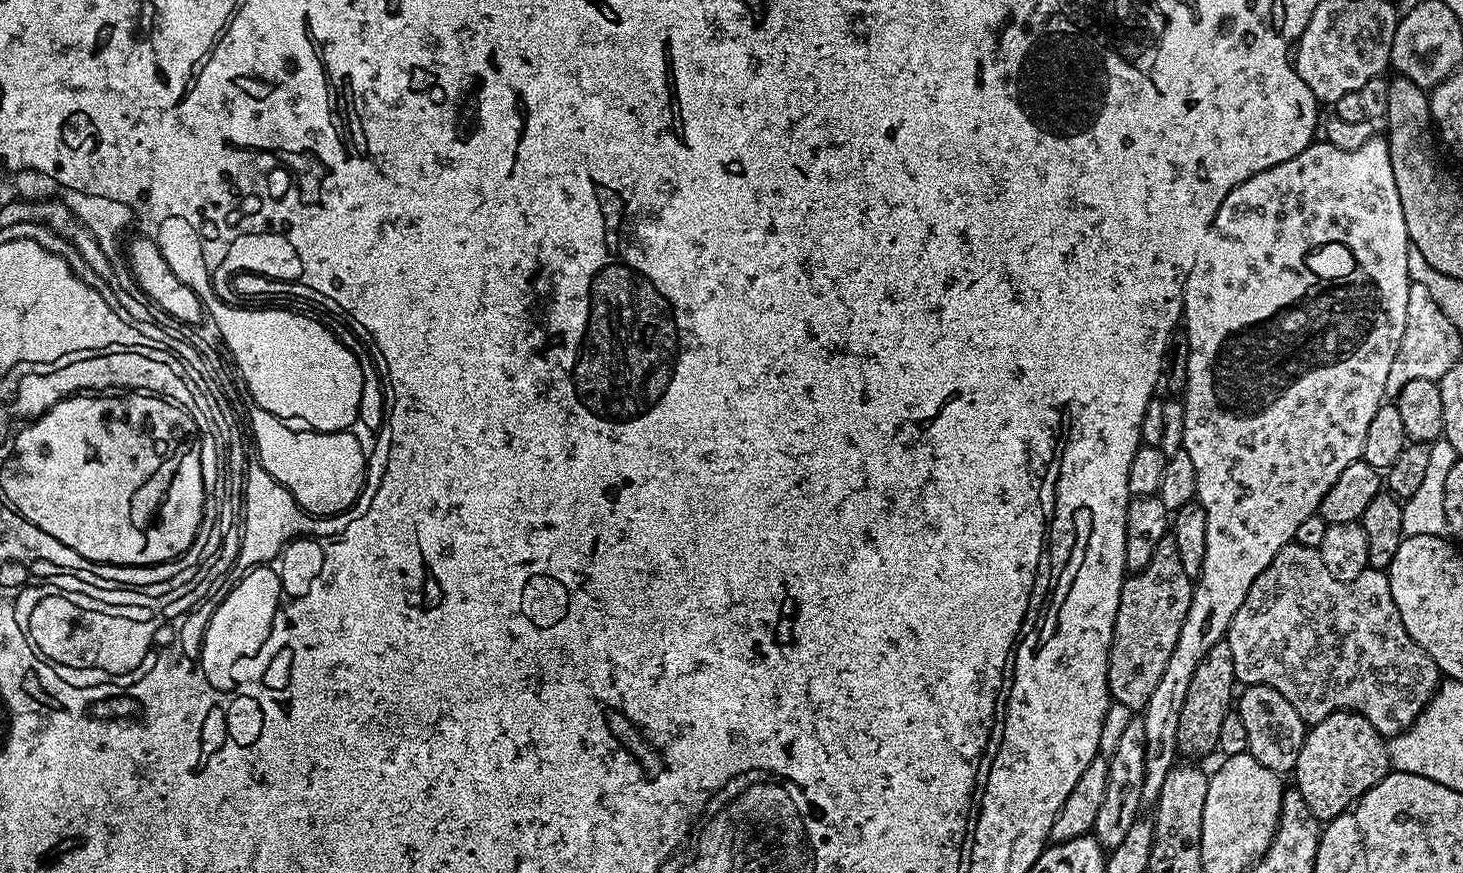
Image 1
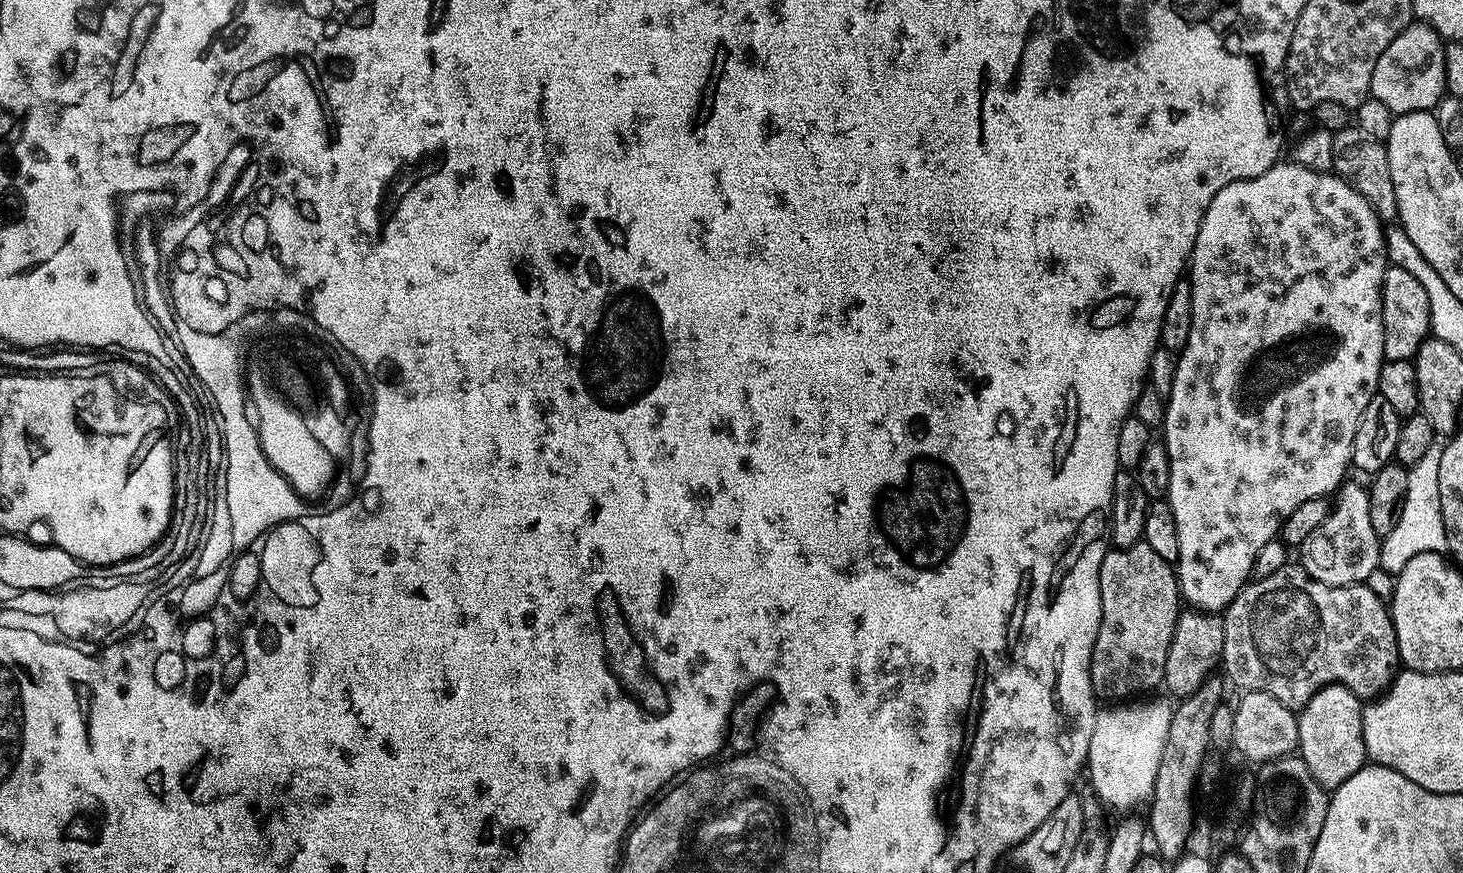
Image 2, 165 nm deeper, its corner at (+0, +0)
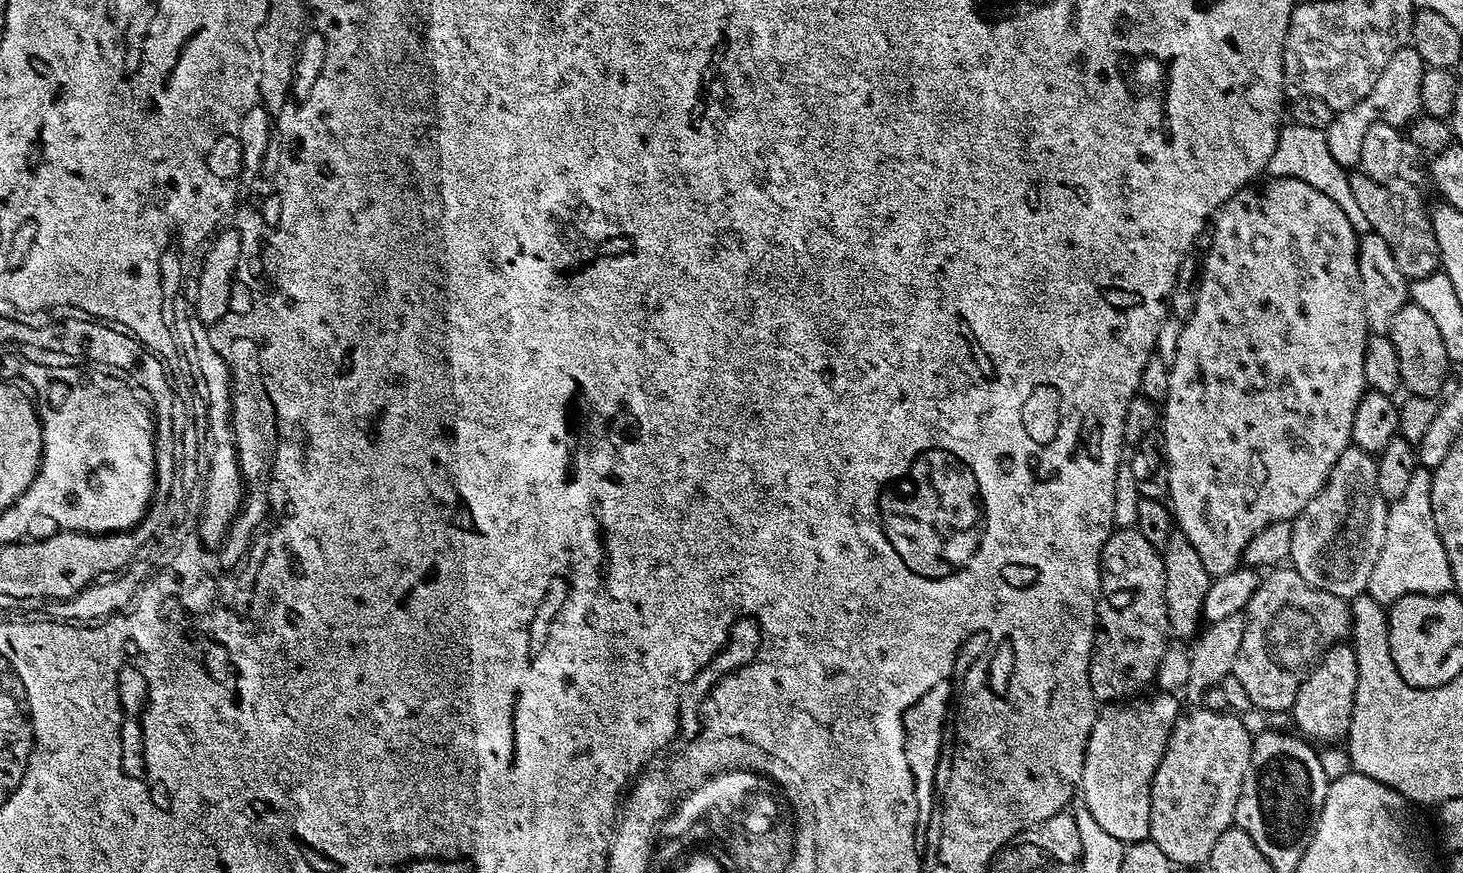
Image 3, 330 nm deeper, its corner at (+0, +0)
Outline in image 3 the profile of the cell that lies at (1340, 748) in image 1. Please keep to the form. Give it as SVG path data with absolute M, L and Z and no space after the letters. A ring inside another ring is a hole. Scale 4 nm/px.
M1348 642L1334 645L1321 660L1316 661L1308 677L1300 683L1290 709L1291 723L1294 726L1296 723L1295 731L1301 737L1322 744L1320 746L1332 746L1347 737L1358 686L1357 670L1356 649Z

